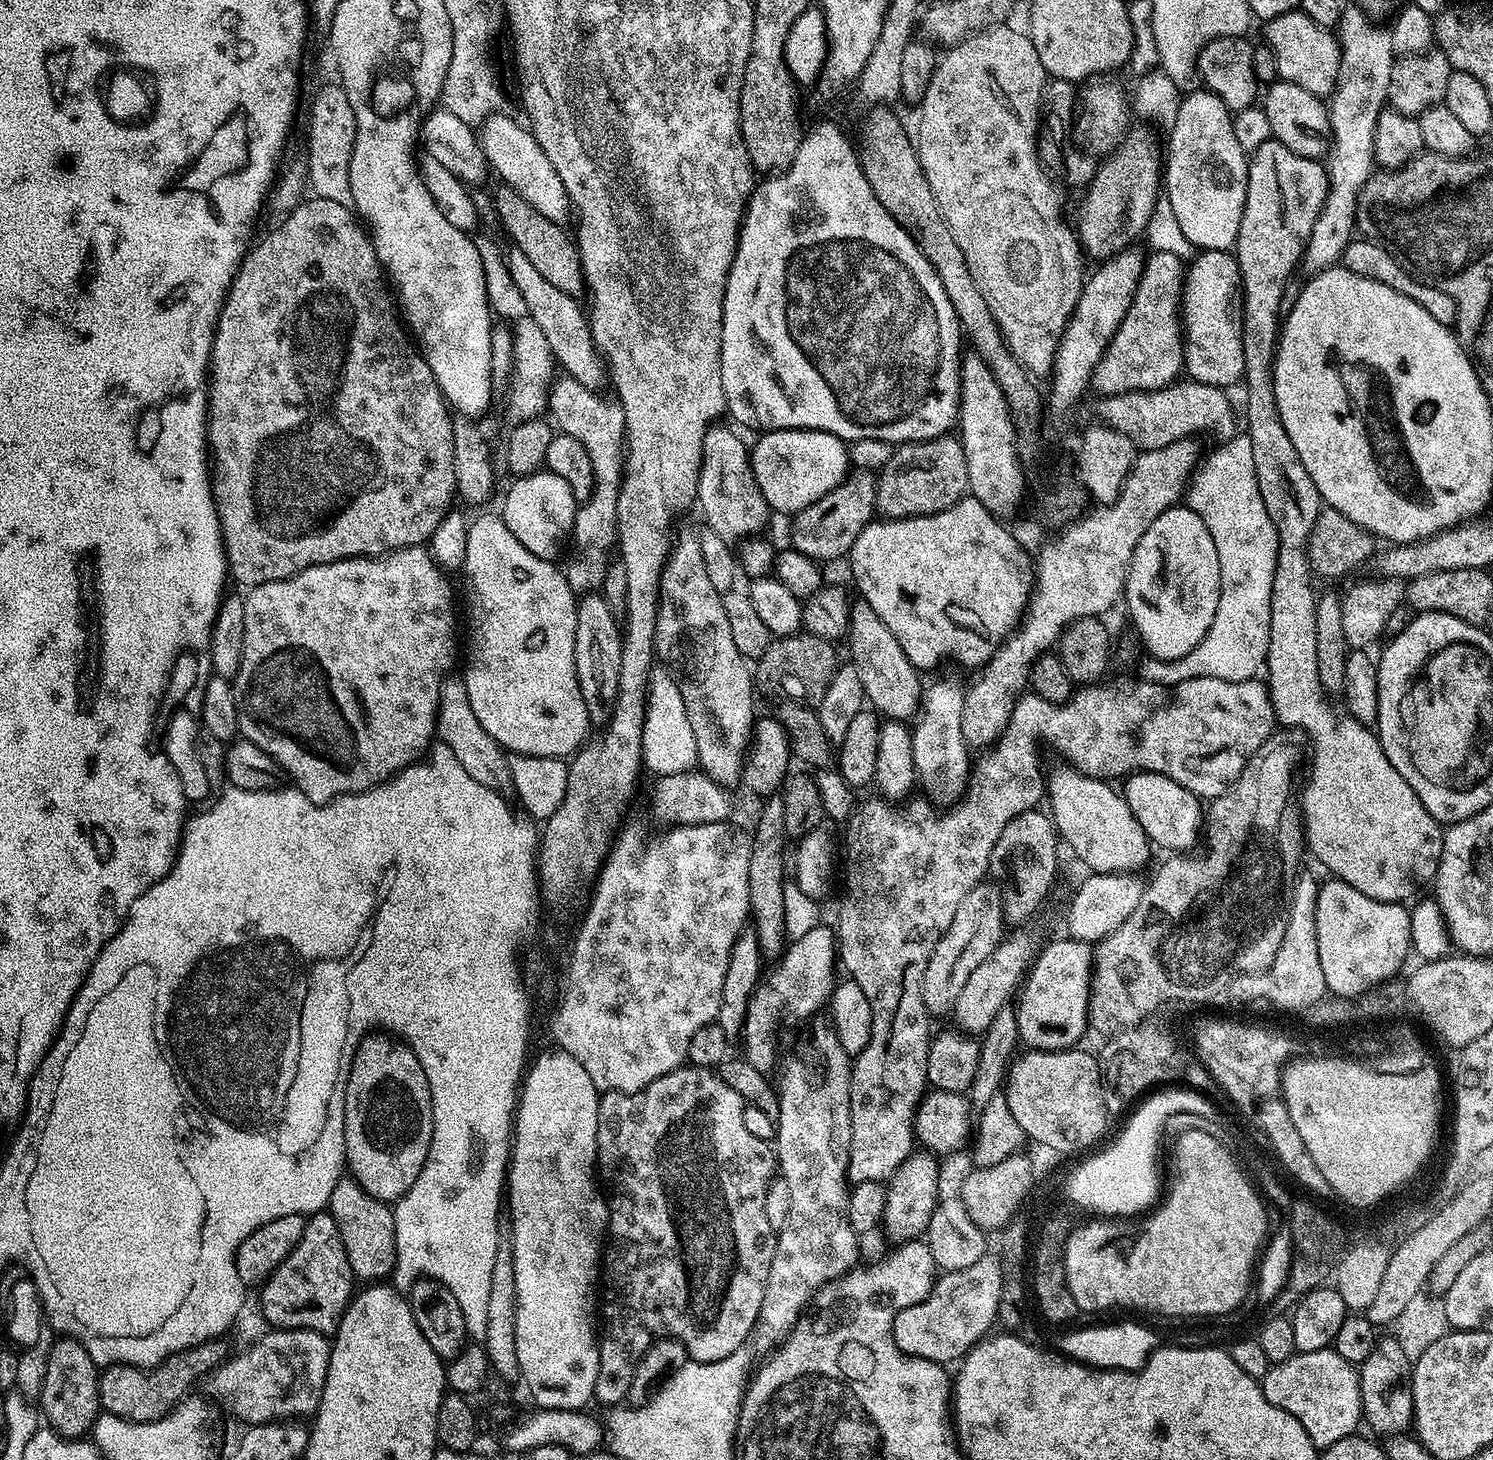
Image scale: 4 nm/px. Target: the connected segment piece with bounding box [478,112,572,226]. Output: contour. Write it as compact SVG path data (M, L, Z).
M502 113L489 115L478 130L478 139L491 171L497 173L503 185L512 188L542 217L556 225L565 225L564 222L571 219L572 207L557 171L531 131Z

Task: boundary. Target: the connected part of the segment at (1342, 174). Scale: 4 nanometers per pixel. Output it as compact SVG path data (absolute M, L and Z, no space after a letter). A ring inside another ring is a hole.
M1355 6L1345 7L1340 13L1340 73L1336 79L1336 89L1327 101L1328 118L1332 127L1326 157L1328 193L1304 246L1304 255L1300 257L1298 272L1304 278L1311 278L1340 264L1341 254L1358 232L1358 194L1364 183L1374 175L1374 134L1376 122L1392 87L1394 53L1391 31L1387 27L1379 28L1372 20L1375 19L1369 13Z

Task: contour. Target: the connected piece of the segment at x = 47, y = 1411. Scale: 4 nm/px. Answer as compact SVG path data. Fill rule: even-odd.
M79 1338L53 1339L46 1362L46 1380L42 1382L38 1397L38 1408L47 1427L62 1436L84 1438L93 1431L96 1417L102 1412L98 1366L92 1361L86 1346Z

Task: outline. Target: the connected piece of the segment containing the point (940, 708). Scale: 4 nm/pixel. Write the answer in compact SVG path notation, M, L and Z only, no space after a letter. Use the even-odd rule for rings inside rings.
M932 680L929 684L927 681L923 685L920 706L910 728L917 777L932 787L938 799L950 800L946 802L956 802L964 796L970 775L969 749L962 743L959 730L964 693L962 684L960 688L956 680Z

